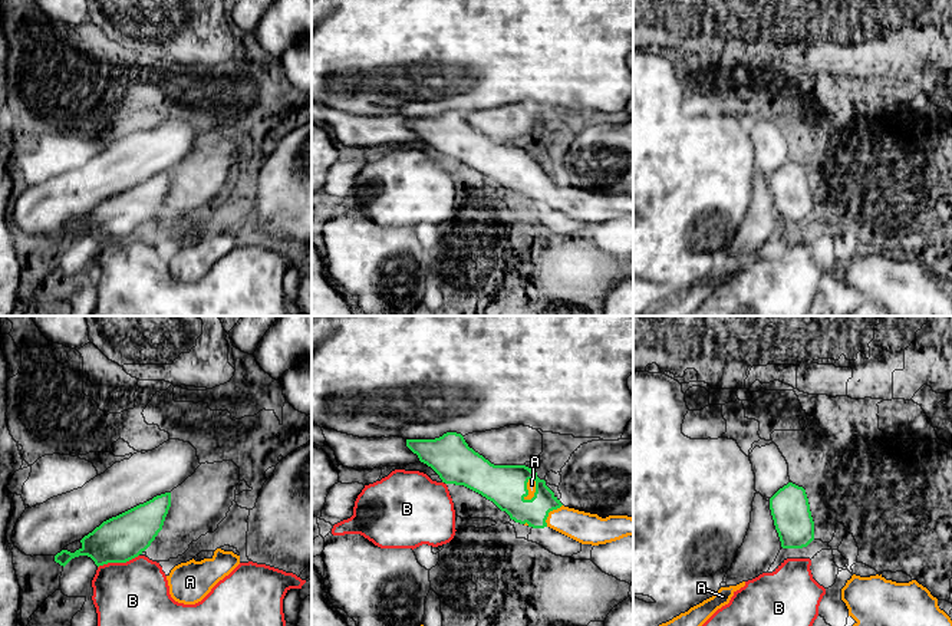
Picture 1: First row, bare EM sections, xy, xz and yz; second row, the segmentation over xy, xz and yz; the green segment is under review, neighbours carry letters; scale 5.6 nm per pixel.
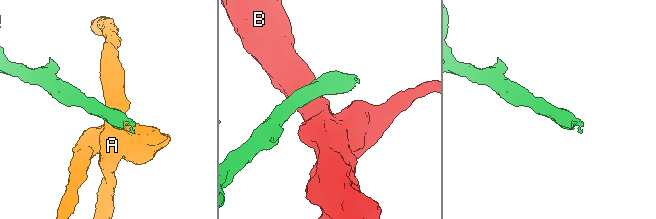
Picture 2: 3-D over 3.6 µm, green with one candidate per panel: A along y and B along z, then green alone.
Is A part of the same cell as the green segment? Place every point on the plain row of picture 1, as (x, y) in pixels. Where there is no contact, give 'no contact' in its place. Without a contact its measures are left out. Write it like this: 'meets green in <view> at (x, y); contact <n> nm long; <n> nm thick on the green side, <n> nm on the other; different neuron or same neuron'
meets green in xz at (526, 167); contact 140 nm long; 240 nm thick on the green side, 50 nm on the other; same neuron

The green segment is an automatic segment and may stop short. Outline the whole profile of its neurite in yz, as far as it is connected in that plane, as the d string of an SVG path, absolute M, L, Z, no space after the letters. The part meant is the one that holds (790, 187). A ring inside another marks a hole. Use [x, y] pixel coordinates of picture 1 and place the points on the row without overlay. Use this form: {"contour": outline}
{"contour": "M793 161L770 177L770 188L783 227L803 227L814 218L814 200L806 168Z"}

